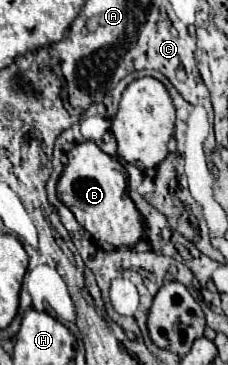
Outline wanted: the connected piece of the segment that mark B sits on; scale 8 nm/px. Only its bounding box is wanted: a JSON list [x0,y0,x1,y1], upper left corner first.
[57,142,143,246]

